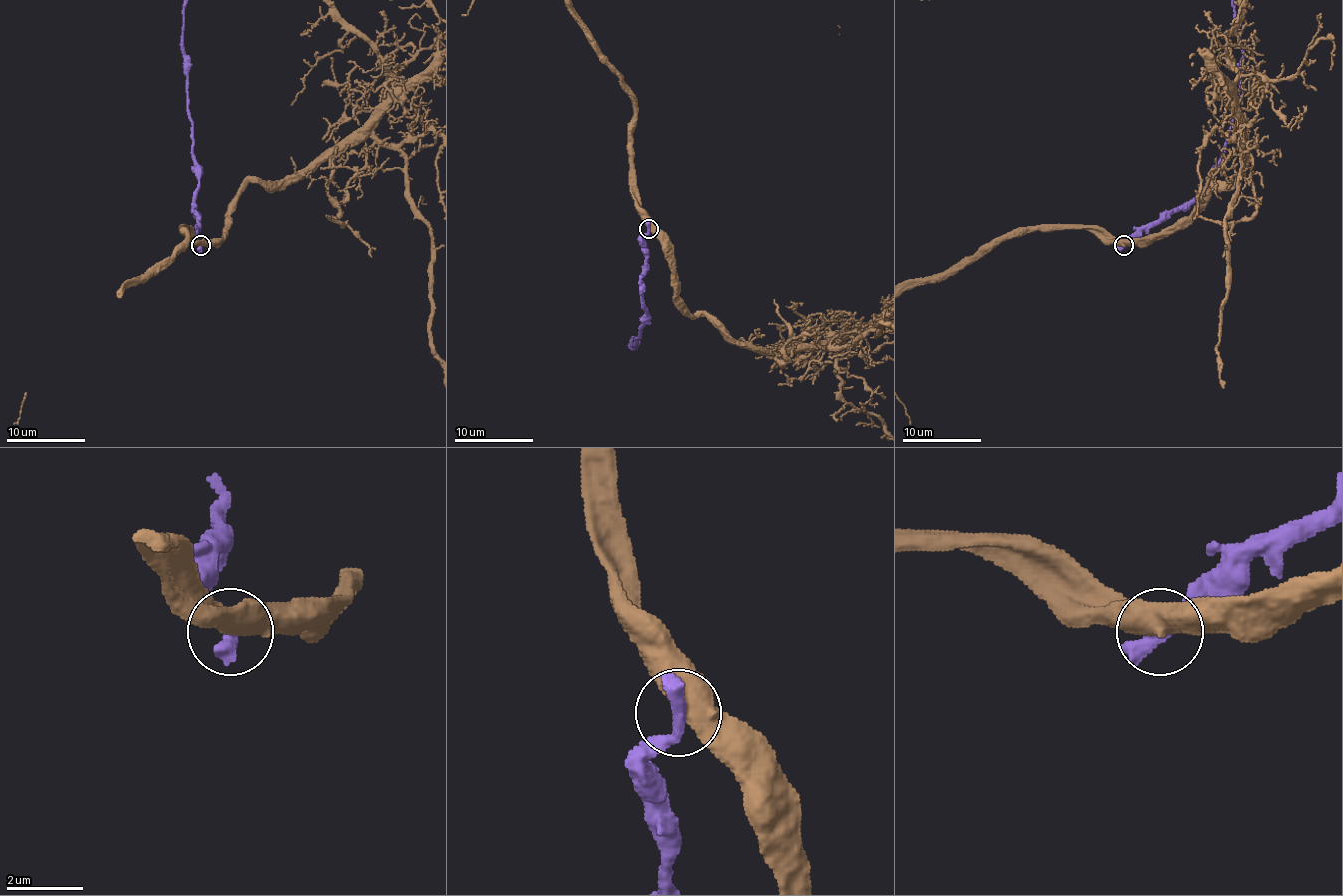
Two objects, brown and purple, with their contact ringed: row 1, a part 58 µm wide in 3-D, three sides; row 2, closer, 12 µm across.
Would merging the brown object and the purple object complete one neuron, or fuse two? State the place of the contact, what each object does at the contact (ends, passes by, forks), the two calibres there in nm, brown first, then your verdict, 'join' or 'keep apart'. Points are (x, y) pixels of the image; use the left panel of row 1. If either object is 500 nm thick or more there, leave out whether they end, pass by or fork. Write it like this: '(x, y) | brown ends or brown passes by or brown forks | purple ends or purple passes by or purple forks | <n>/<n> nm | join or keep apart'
(200, 245) | 550/480 nm | keep apart

